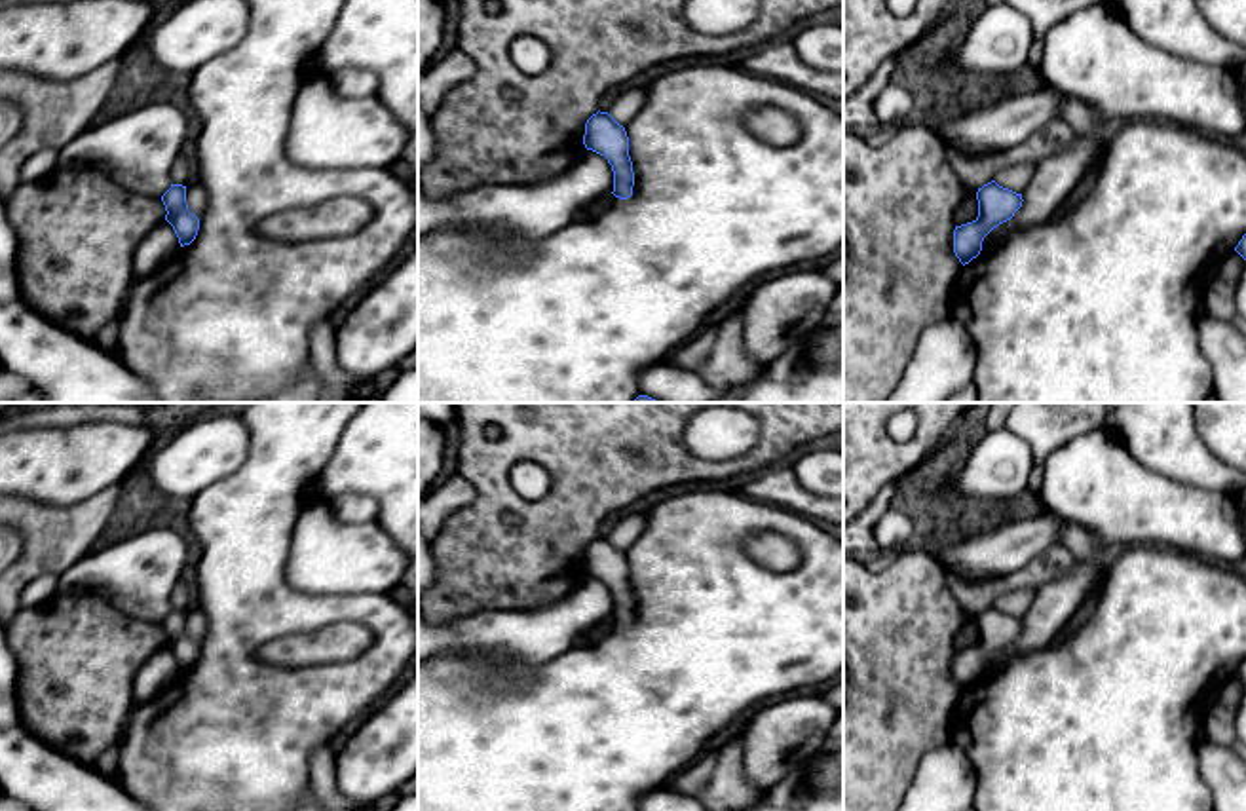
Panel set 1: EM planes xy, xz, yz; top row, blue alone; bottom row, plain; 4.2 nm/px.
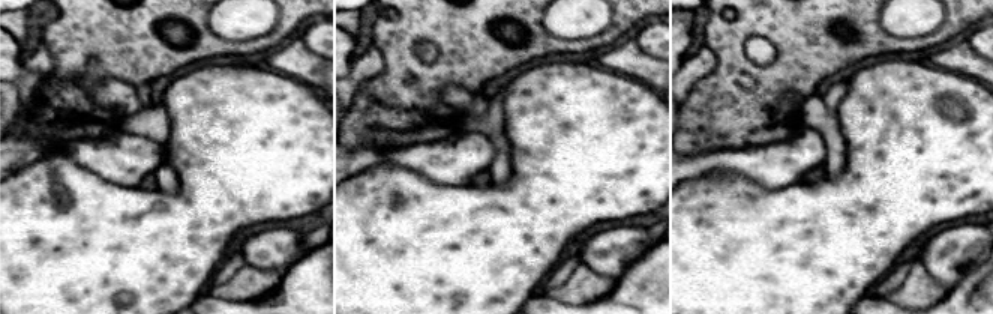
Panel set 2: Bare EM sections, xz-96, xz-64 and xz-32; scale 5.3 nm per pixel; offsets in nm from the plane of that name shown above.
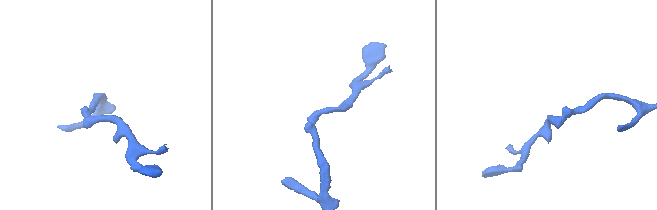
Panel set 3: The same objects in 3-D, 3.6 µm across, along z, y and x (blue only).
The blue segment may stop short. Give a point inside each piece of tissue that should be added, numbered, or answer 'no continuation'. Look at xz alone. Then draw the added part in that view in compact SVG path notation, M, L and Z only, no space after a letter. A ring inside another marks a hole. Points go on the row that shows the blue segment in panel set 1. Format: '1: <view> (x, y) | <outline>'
no continuation

